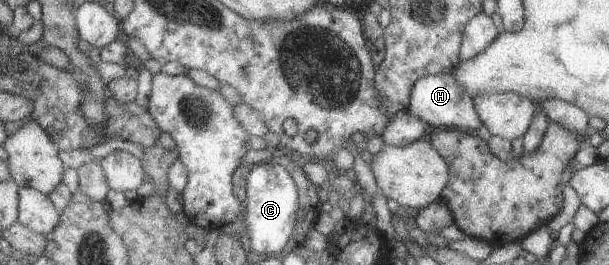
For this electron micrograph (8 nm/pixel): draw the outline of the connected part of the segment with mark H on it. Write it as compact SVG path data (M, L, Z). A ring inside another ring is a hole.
M437 73L418 78L410 90L407 110L425 124L443 129L455 128L474 133L481 125L468 92L455 80L453 73Z

